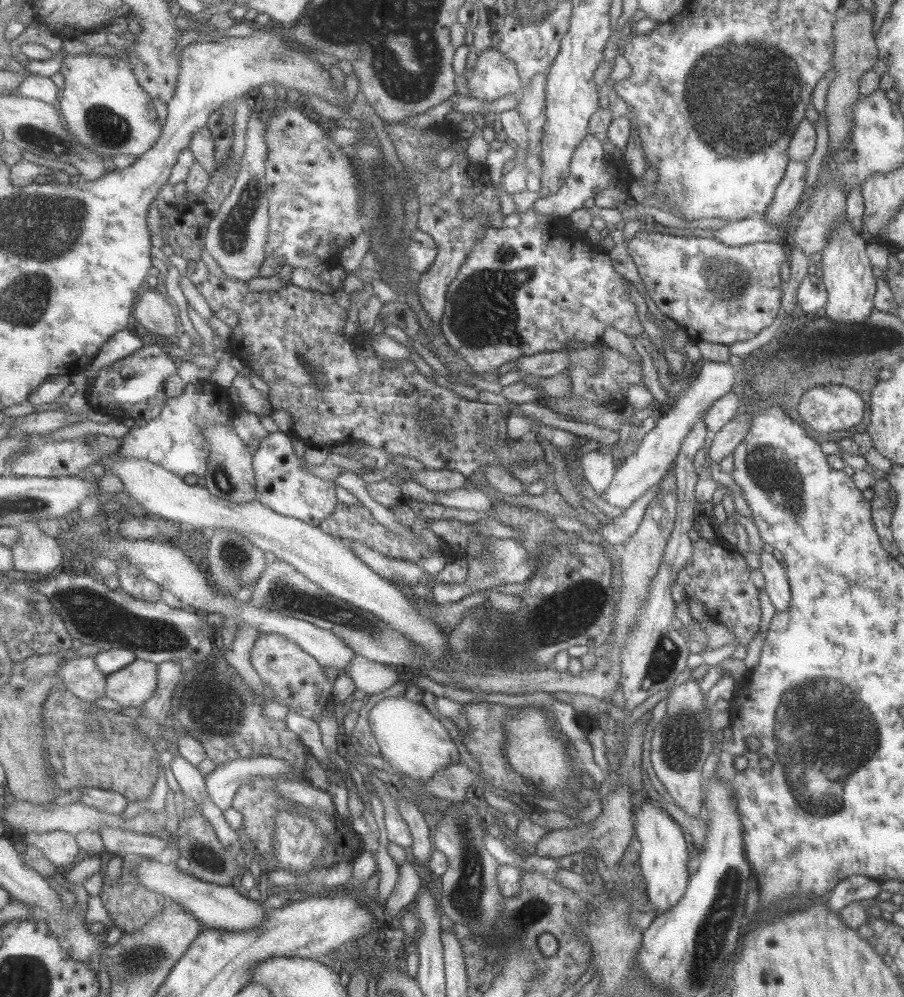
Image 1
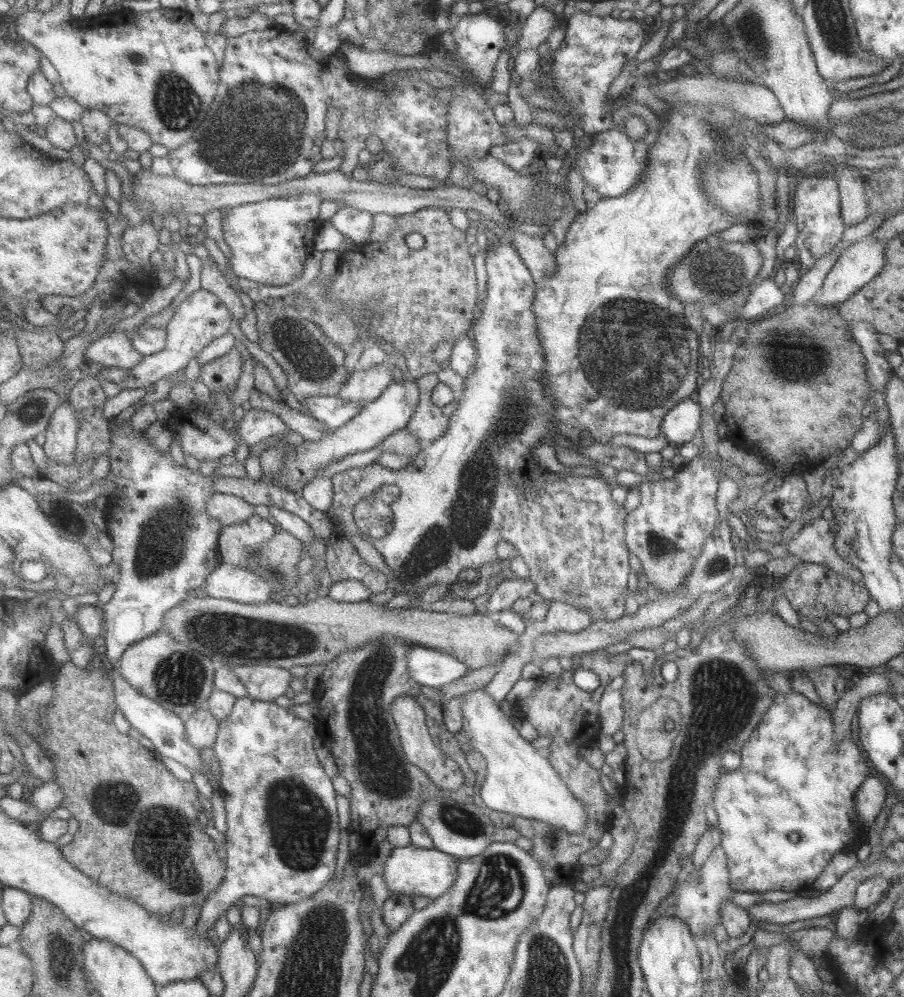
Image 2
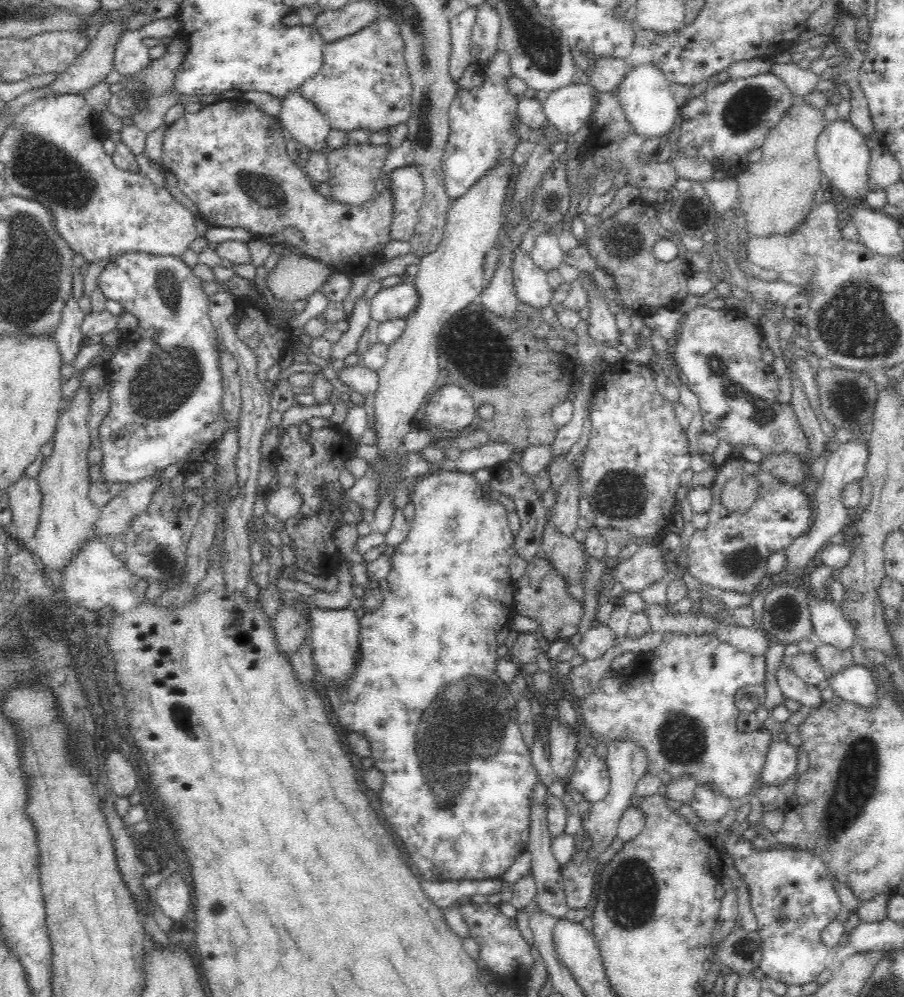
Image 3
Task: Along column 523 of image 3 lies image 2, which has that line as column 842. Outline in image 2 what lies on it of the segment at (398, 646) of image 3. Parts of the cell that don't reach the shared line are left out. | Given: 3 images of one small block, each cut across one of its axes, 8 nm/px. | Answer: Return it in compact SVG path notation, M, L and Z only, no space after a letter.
M793 690L777 693L753 734L749 735L749 740L741 746L739 767L735 772L729 771L717 778L711 807L717 815L720 848L727 858L733 891L762 893L783 890L798 893L799 885L812 884L833 856L855 852L861 844L867 843L869 829L860 824L854 795L869 770L862 750L855 744L857 736L849 732L835 745L831 726L831 712L825 709L825 703L811 703Z

